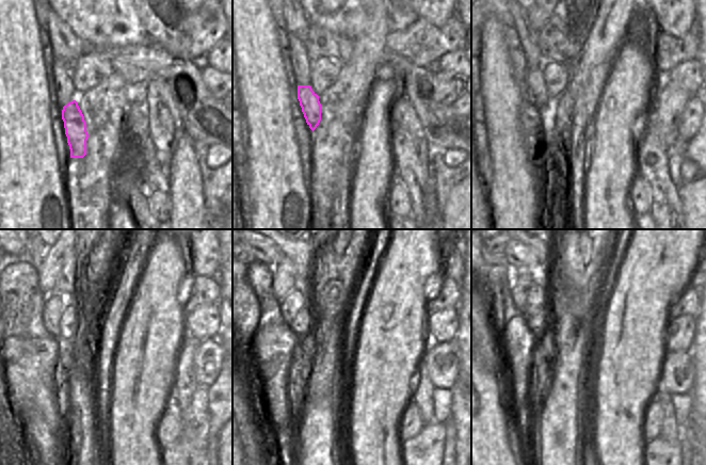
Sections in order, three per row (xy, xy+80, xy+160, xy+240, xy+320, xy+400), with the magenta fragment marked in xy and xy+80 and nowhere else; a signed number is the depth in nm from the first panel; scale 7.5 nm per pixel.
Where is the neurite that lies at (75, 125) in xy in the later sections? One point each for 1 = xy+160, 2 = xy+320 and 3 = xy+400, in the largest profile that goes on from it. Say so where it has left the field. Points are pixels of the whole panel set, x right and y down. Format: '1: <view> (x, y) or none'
1: xy+160 (535, 81)
2: xy+320 (294, 301)
3: xy+400 (536, 299)

